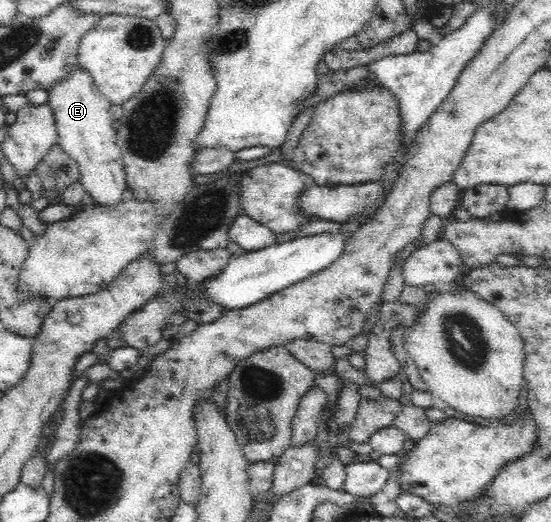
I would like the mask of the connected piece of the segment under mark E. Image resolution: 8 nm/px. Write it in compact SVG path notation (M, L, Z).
M77 65L74 73L48 90L46 104L55 121L57 144L79 165L80 182L85 192L93 196L99 206L108 209L119 206L119 202L123 202L123 190L128 184L125 184L124 164L119 162L122 152L119 152L117 131L111 123L111 102L99 92L93 77Z

